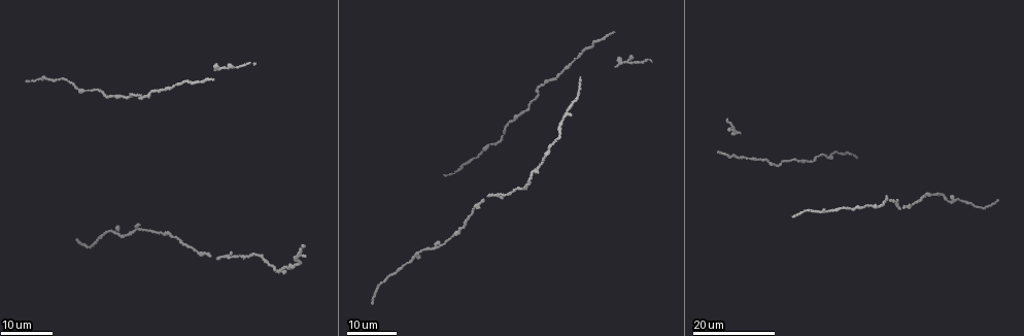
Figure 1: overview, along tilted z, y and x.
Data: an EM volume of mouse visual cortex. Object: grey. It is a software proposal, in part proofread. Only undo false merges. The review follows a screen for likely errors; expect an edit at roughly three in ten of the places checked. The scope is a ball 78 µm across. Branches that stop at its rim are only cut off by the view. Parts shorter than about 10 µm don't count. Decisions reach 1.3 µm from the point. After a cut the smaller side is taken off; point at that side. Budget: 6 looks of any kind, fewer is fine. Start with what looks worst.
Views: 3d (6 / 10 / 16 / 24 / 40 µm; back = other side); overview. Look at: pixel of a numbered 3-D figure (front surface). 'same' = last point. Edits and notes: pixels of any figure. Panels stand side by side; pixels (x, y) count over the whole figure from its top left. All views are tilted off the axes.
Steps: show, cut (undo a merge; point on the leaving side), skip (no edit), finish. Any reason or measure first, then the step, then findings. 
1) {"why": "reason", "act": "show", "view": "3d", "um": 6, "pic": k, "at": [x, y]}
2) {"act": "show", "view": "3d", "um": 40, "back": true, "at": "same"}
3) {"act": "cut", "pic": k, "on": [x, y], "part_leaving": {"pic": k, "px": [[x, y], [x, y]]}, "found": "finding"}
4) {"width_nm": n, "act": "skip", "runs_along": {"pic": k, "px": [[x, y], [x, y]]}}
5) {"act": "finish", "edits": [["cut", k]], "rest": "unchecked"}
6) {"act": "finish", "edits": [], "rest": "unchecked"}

{"why": "three-way junction", "act": "show", "view": "3d", "um": 24, "pic": 1, "at": [138, 230]}

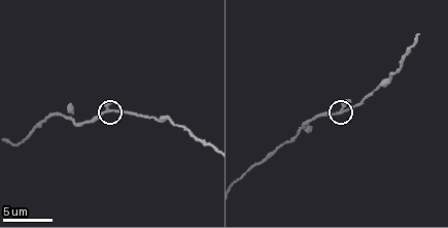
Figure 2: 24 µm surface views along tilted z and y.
{"act": "show", "view": "3d", "um": 10, "pic": 2, "at": [108, 110]}

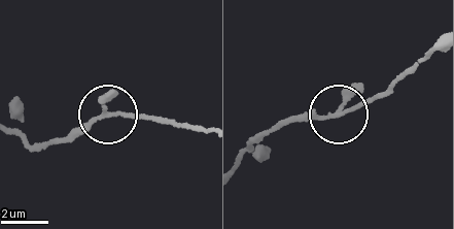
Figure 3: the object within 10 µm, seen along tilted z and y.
{"side_arm_um": 22, "act": "skip", "found": "continuous, no second neuron"}

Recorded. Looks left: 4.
{"why": "calibre changes", "act": "show", "view": "3d", "um": 24, "pic": 1, "at": [808, 160]}

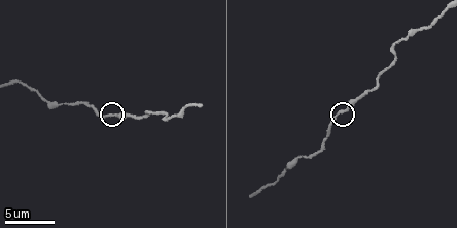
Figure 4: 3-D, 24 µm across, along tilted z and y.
{"act": "show", "view": "3d", "um": 10, "pic": 4, "at": [115, 116]}

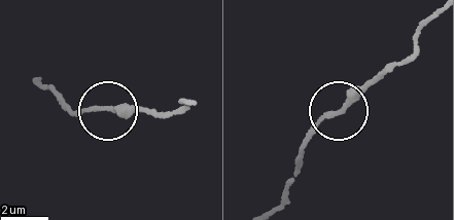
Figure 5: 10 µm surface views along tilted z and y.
{"act": "show", "view": "3d", "um": 10, "back": true, "pic": 5, "at": [108, 110]}

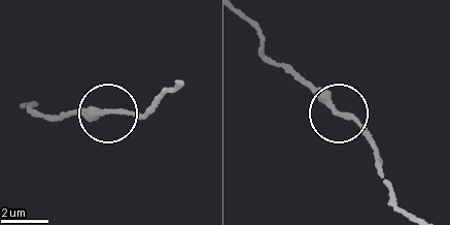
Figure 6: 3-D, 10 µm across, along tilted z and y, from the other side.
{"act": "skip", "runs_along": {"pic": 6, "px": [[246, 14], [272, 60], [322, 90], [377, 146]]}, "found": "one neuron here"}

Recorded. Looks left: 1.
{"why": "sudden change in width", "act": "show", "view": "3d", "um": 16, "pic": 4, "at": [393, 63]}

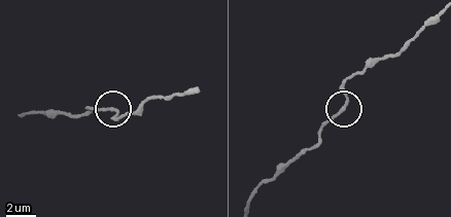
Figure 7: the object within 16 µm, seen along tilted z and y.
{"act": "skip", "runs_along": {"pic": 7, "px": [[440, 10], [399, 51], [349, 77], [344, 108], [320, 125]]}, "found": "continuous, no second neuron"}

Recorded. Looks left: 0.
{"act": "finish", "edits": [], "rest": "unchecked"}

